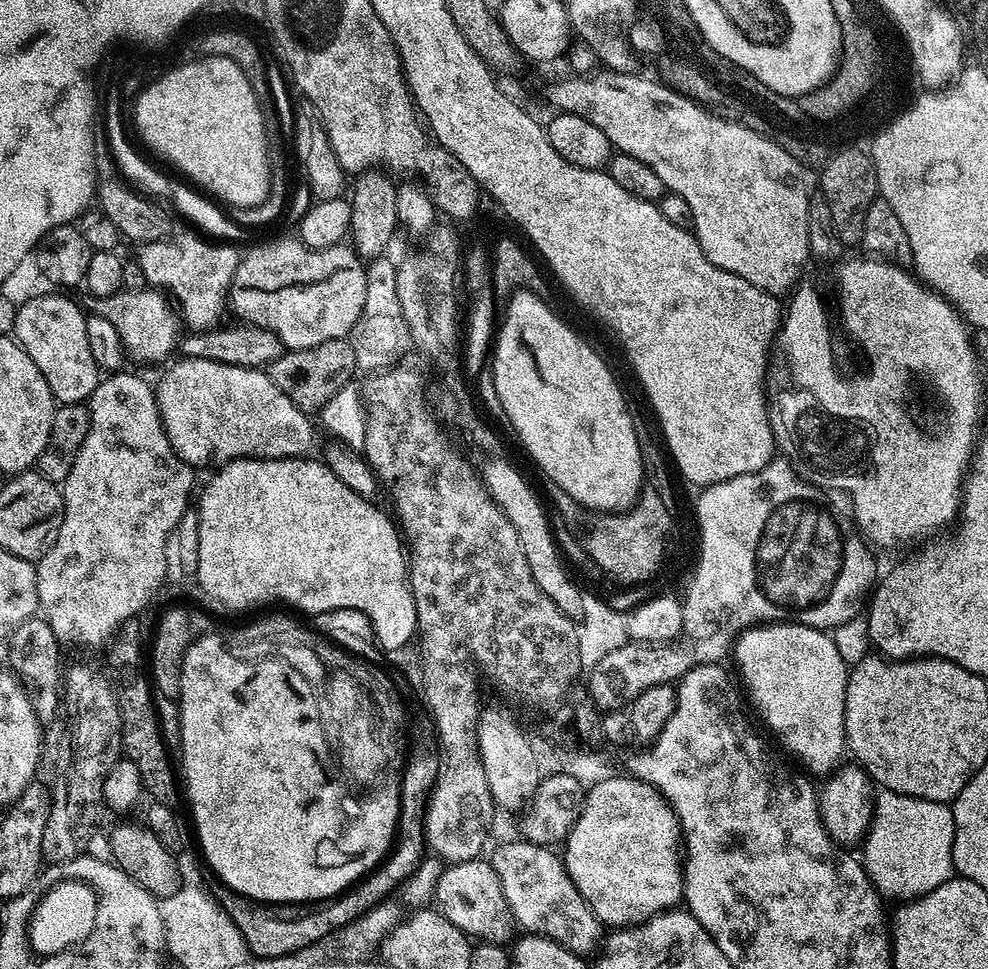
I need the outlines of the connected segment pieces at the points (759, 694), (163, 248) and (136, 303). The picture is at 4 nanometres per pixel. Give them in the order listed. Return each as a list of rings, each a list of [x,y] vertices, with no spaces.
[[[765,622],[763,624],[758,624],[753,627],[743,629],[743,631],[740,632],[740,634],[736,637],[734,641],[734,656],[735,656],[735,652],[736,652],[736,664],[738,667],[740,667],[740,676],[742,679],[744,679],[745,686],[748,687],[749,697],[747,696],[747,699],[750,701],[750,704],[751,704],[750,699],[752,699],[752,704],[754,707],[756,707],[757,714],[760,715],[762,719],[764,719],[765,726],[768,727],[769,730],[772,731],[773,734],[776,735],[777,738],[780,739],[781,742],[784,743],[785,746],[788,747],[789,750],[792,751],[793,754],[796,755],[797,758],[800,759],[801,762],[804,763],[805,766],[809,768],[809,770],[807,769],[807,771],[811,773],[813,777],[820,776],[819,778],[824,778],[827,777],[829,774],[836,772],[837,769],[839,769],[842,764],[842,761],[840,761],[840,759],[842,759],[843,756],[846,756],[846,741],[844,739],[844,703],[846,702],[846,694],[848,693],[848,673],[850,671],[850,668],[849,665],[844,664],[841,655],[838,654],[838,648],[837,646],[835,646],[833,637],[829,635],[827,631],[818,628],[811,628],[810,626],[806,626],[805,624],[794,624],[791,622]]]
[[[195,231],[179,232],[169,236],[167,240],[139,245],[140,272],[149,280],[145,280],[149,285],[163,290],[175,301],[179,315],[183,323],[185,320],[189,324],[189,329],[215,328],[221,323],[220,315],[226,312],[238,252],[227,243],[213,242]]]
[[[148,286],[143,287],[137,292],[121,290],[106,298],[85,295],[82,304],[91,315],[101,316],[114,326],[125,348],[133,357],[136,355],[140,360],[164,360],[171,354],[172,347],[175,349],[178,344],[178,316],[173,305],[159,291]]]

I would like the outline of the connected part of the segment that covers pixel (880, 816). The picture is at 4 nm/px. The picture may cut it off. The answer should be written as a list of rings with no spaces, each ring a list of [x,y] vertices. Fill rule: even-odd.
[[[879,791],[862,847],[862,863],[877,893],[907,902],[933,892],[953,875],[954,820],[947,803]]]

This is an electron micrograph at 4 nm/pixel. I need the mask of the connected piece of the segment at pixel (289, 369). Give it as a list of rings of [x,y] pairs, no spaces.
[[[348,338],[322,342],[309,348],[293,348],[269,361],[266,371],[268,377],[303,412],[316,414],[330,402],[330,398],[340,388],[353,379],[352,371],[357,371],[354,347]]]

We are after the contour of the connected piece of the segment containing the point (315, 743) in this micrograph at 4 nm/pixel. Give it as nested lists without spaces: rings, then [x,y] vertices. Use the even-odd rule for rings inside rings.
[[[204,637],[204,642],[198,648],[191,644],[182,658],[180,695],[178,697],[178,703],[180,703],[180,764],[178,760],[178,772],[182,777],[182,788],[186,793],[186,804],[188,800],[189,806],[192,807],[192,820],[196,823],[196,836],[200,839],[200,848],[204,851],[209,866],[212,867],[211,871],[219,876],[221,881],[227,884],[229,888],[240,893],[240,895],[249,896],[251,900],[259,900],[266,904],[302,904],[309,901],[327,901],[329,898],[338,897],[345,890],[353,887],[361,878],[367,876],[388,855],[388,850],[392,847],[402,807],[402,794],[396,790],[396,780],[392,780],[392,776],[380,776],[380,780],[388,780],[388,796],[380,796],[380,800],[376,800],[376,796],[356,796],[356,800],[340,800],[340,796],[344,796],[344,784],[340,784],[340,780],[336,780],[336,784],[328,784],[328,776],[324,776],[324,768],[328,768],[328,764],[324,764],[324,740],[320,740],[320,724],[316,724],[316,704],[312,704],[312,696],[308,692],[304,680],[300,680],[300,676],[296,676],[296,669],[284,668],[284,664],[272,663],[274,670],[270,672],[270,664],[256,664],[256,676],[222,676],[222,666],[226,666],[226,664],[236,664],[236,661],[231,660],[229,656],[224,656],[224,652],[220,652],[220,644],[217,643],[217,640]],[[204,654],[214,654],[214,656],[218,654],[216,662],[222,662],[222,664],[216,664],[218,668],[202,664],[202,660],[208,660],[208,658],[204,658]]]

